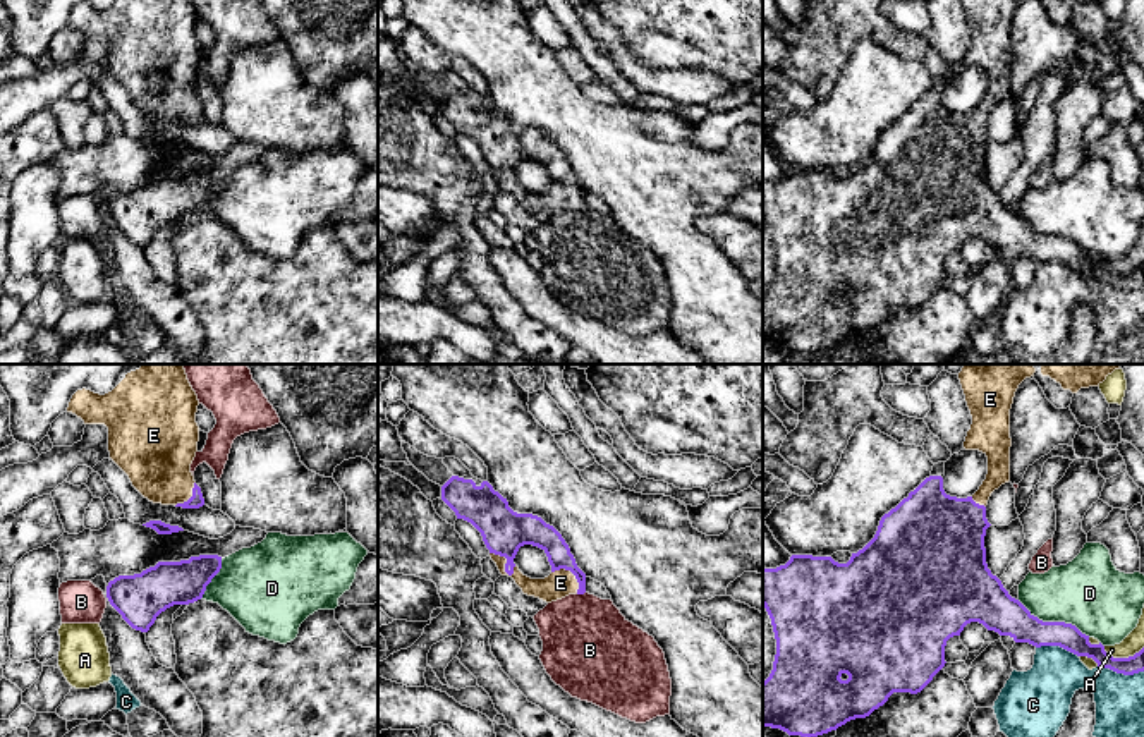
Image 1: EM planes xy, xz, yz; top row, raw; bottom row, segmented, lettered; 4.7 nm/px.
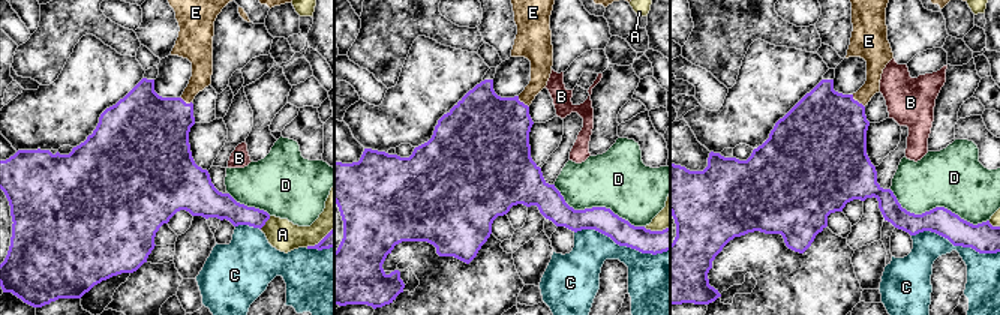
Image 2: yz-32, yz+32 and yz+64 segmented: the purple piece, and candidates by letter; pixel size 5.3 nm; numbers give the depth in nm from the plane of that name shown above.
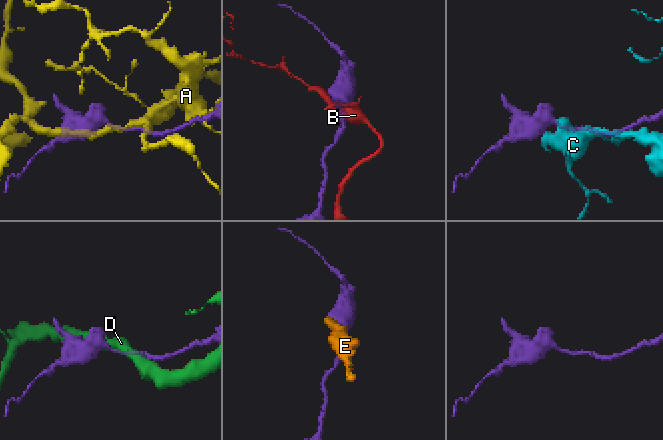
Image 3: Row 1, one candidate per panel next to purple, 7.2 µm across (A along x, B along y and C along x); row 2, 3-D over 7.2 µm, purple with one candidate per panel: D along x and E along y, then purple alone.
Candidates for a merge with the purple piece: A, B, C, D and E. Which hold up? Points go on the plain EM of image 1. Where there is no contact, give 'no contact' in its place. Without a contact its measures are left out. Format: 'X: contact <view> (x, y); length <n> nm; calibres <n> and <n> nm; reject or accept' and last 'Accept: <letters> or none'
A: contact yz (1122, 274); length 190 nm; calibres 110 and 90 nm; reject
B: contact xz (579, 208); length 50 nm; calibres 110 and 420 nm; reject
C: contact yz (1120, 287); length 220 nm; calibres 110 and 220 nm; reject
D: contact yz (1053, 237); length 380 nm; calibres 180 and 340 nm; reject
E: contact xz (507, 177); length 160 nm; calibres 220 and 120 nm; accept
Accept: E

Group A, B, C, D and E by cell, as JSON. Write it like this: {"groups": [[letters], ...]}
{"groups": [["A"], ["B"], ["C"], ["D"], ["E"]]}

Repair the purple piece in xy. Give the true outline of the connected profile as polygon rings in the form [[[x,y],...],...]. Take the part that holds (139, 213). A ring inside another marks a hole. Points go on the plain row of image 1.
[[[218,170],[158,177],[141,189],[119,191],[110,196],[106,213],[132,244],[148,247],[167,223],[201,215],[220,184],[222,172]]]

